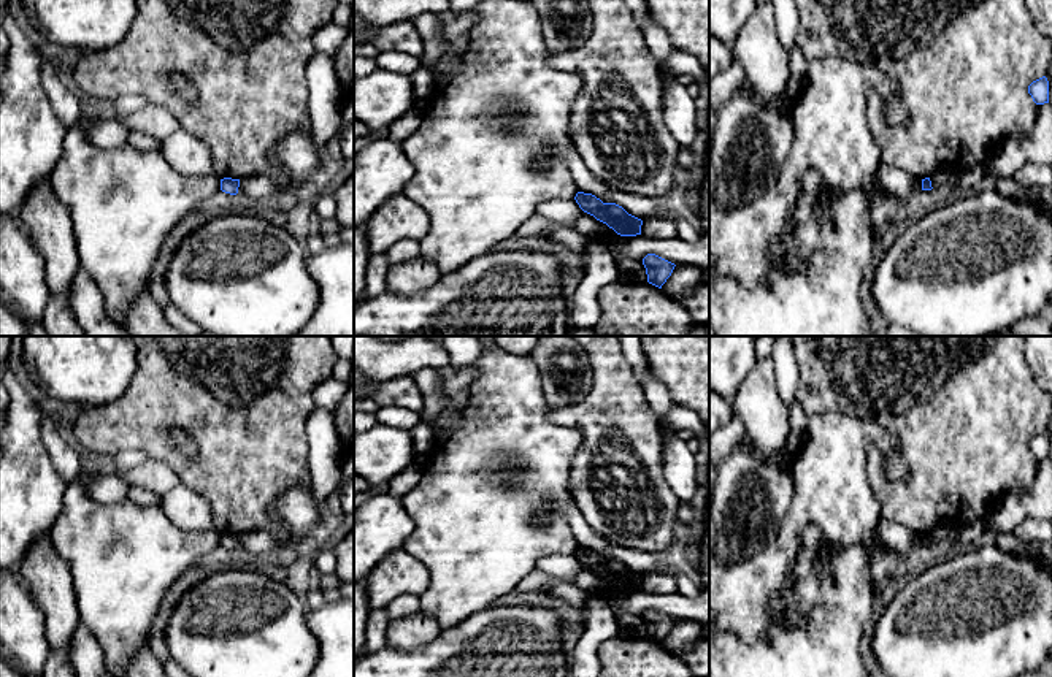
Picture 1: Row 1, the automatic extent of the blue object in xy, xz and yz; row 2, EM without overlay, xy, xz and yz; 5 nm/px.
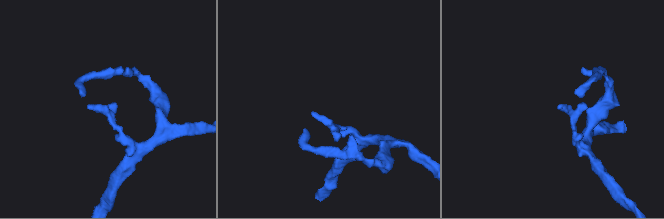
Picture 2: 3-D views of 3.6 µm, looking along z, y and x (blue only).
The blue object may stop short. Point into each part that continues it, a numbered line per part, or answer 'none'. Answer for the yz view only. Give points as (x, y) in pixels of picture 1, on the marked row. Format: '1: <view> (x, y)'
none

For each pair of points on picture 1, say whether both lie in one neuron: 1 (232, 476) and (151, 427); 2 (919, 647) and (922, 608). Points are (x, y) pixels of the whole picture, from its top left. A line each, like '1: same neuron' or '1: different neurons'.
1: same neuron
2: same neuron

